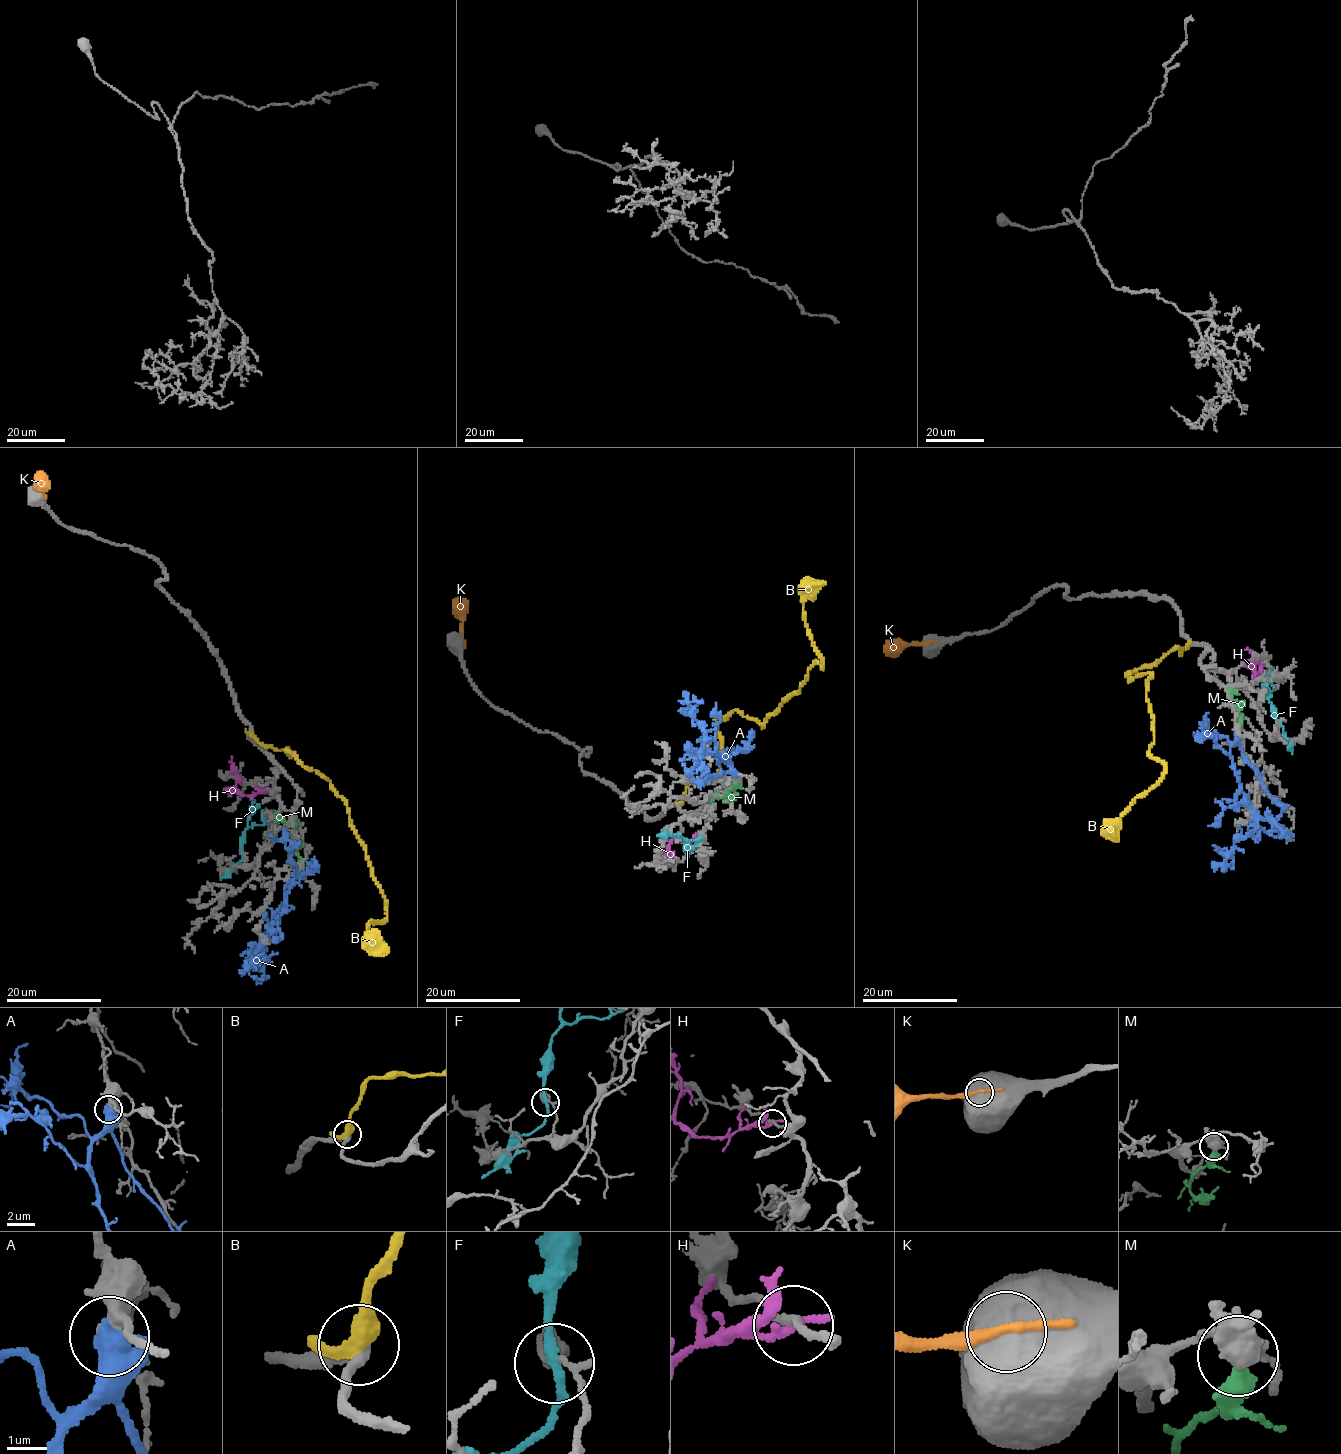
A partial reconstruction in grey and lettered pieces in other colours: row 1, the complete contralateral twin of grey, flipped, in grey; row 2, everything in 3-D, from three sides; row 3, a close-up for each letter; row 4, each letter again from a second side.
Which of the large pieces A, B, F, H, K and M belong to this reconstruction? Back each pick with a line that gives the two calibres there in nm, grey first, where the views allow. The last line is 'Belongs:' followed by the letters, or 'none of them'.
Belongs: none of them

